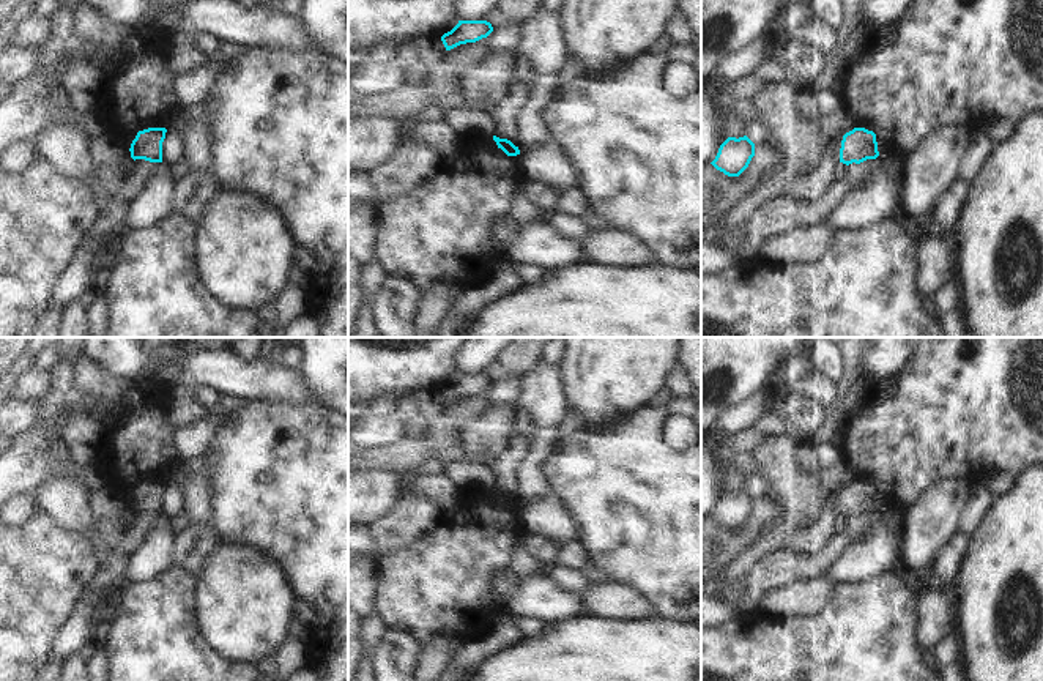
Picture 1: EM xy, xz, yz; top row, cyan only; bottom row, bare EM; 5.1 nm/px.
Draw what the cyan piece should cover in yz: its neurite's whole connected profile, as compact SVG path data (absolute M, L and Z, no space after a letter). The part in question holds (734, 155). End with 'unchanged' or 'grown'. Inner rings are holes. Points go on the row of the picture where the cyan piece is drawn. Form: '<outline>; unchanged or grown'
M747 136L739 139L728 137L711 164L728 177L739 177L753 156L755 143Z; unchanged

